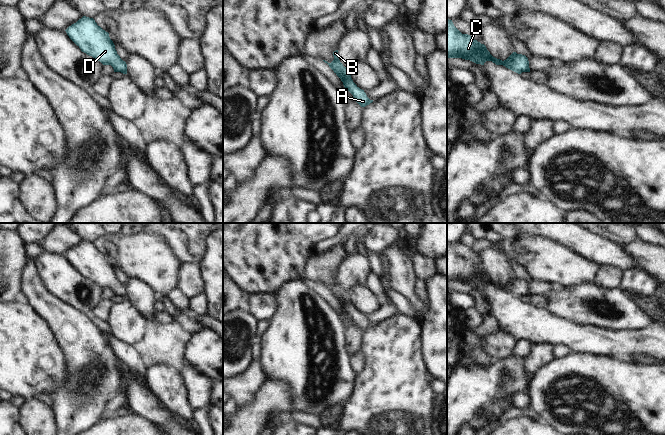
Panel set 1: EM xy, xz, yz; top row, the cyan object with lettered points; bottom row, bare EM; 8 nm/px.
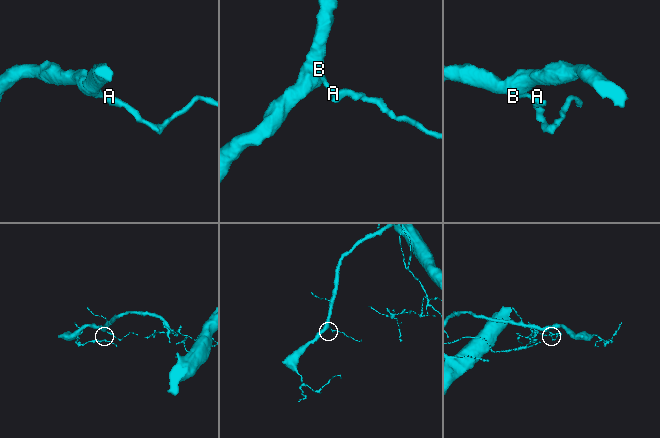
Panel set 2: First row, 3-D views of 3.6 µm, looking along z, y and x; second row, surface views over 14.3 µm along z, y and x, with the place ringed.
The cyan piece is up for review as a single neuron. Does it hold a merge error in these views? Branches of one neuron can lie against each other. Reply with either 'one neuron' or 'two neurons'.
one neuron

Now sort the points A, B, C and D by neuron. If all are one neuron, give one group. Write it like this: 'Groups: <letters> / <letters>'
Groups: A B C D

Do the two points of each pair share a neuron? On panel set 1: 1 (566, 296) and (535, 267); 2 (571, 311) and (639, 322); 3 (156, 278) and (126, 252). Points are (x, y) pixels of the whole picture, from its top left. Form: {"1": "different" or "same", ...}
{"1": "different", "2": "same", "3": "same"}

